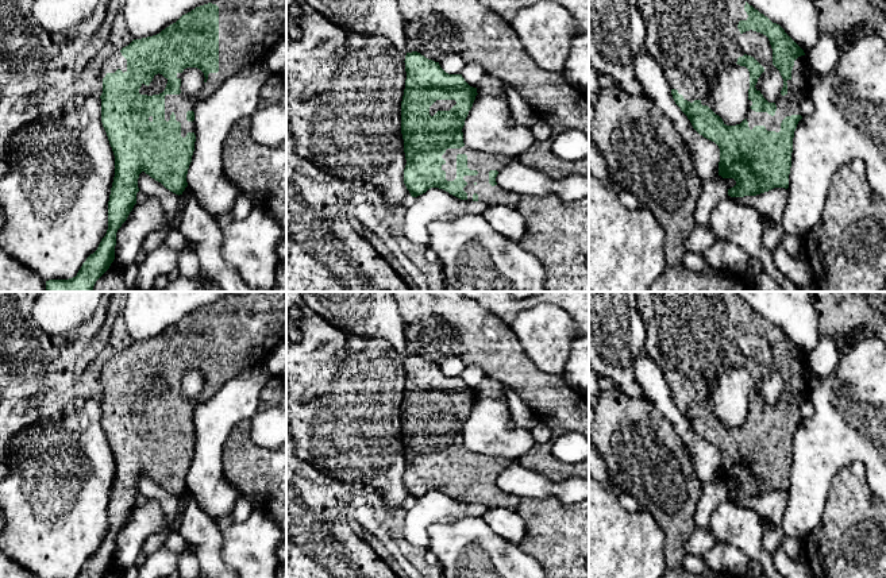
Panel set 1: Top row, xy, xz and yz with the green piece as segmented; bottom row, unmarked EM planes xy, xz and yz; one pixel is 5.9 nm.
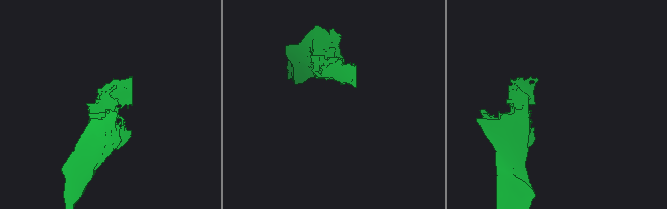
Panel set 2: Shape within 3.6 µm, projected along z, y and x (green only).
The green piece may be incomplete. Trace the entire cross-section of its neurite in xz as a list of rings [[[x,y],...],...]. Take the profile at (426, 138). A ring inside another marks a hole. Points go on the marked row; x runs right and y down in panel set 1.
[[[417,51],[407,53],[404,62],[407,80],[401,101],[401,134],[407,159],[404,184],[411,196],[417,197],[431,188],[439,188],[461,200],[516,209],[521,196],[496,182],[508,158],[471,150],[463,143],[462,128],[478,95],[477,88],[470,86],[462,74],[446,73],[439,62]]]

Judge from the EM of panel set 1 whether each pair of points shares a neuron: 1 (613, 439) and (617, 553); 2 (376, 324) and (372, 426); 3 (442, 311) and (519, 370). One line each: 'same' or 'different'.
1: different
2: different
3: same

